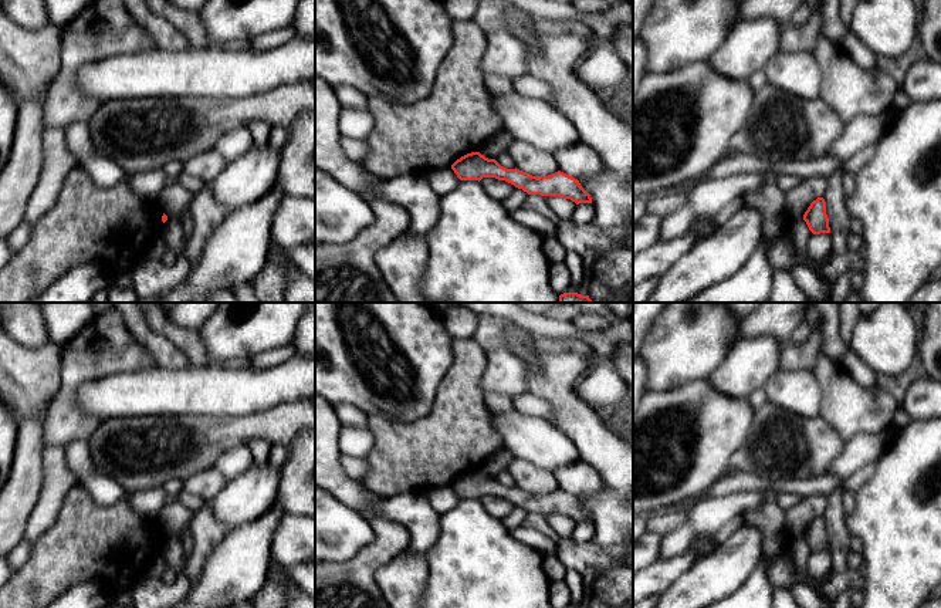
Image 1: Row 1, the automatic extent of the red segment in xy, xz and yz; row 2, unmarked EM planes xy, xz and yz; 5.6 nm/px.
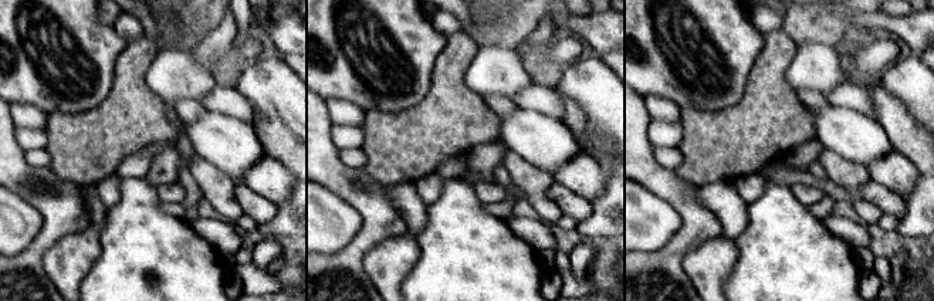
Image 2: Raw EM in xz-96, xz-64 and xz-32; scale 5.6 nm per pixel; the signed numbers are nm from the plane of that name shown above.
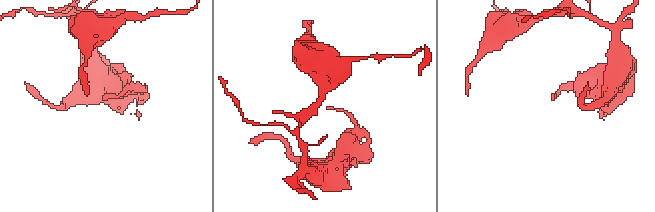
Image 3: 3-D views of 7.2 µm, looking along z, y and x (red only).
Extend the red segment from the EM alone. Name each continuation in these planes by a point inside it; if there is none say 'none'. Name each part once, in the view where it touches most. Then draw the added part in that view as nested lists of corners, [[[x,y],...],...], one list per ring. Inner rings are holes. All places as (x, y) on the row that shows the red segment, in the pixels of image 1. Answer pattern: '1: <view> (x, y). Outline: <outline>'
none

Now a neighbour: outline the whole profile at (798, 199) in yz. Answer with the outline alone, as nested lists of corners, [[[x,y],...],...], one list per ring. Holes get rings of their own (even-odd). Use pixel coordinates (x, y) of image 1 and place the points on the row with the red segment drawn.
[[[813,176],[786,193],[786,216],[789,223],[803,217],[813,200],[823,197],[827,190],[827,178]]]

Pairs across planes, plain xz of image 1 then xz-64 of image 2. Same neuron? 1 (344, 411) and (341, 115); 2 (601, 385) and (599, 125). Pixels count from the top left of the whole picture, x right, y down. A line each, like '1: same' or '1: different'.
1: same
2: same

